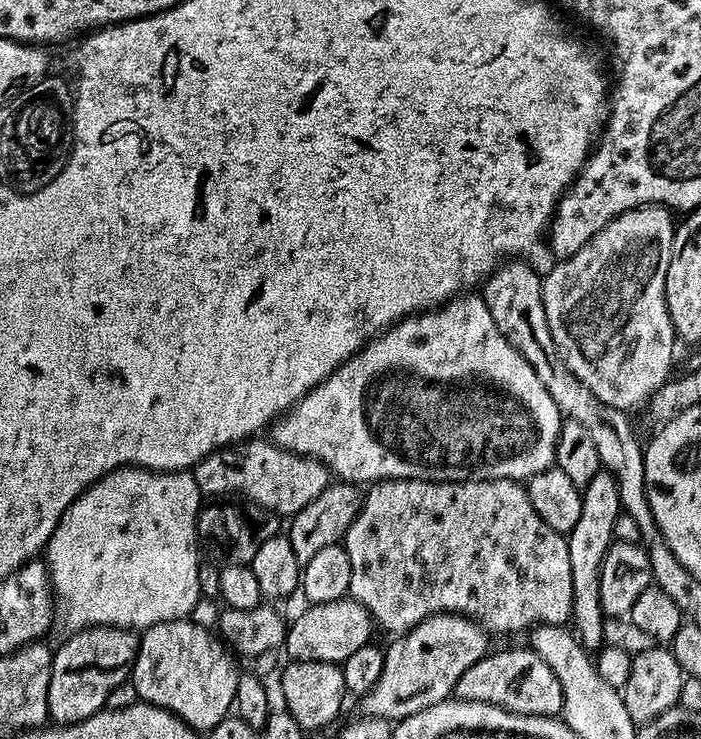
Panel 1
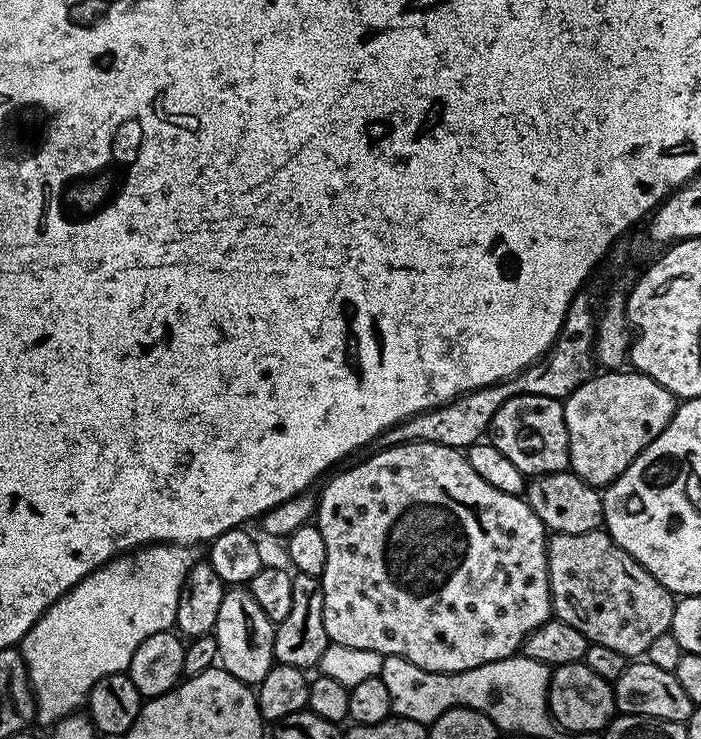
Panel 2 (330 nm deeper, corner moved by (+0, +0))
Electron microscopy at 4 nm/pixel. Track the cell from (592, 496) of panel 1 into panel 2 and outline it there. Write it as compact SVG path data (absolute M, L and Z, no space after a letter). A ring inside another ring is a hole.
M604 370L601 373L601 376L593 375L563 401L569 467L575 476L593 488L605 488L617 480L630 462L634 462L634 458L638 458L638 454L642 454L642 450L646 450L666 426L670 426L670 418L674 418L678 407L678 398L673 392L641 372Z

